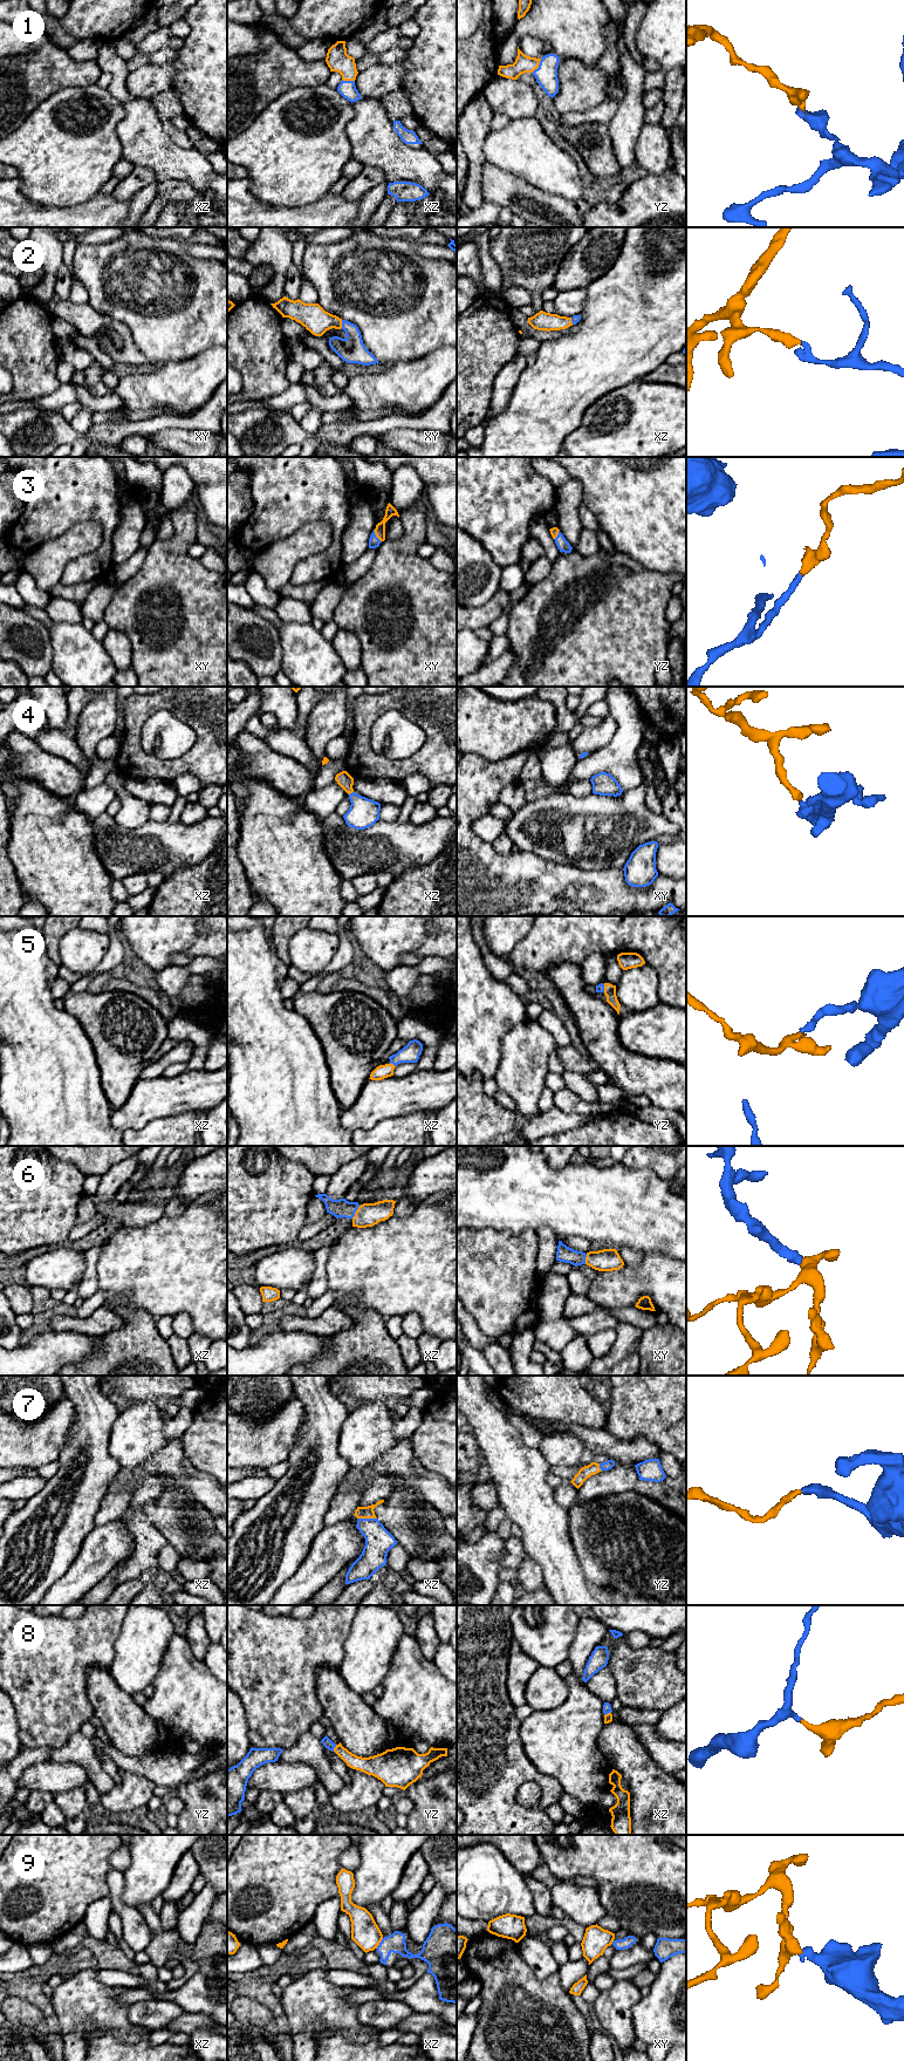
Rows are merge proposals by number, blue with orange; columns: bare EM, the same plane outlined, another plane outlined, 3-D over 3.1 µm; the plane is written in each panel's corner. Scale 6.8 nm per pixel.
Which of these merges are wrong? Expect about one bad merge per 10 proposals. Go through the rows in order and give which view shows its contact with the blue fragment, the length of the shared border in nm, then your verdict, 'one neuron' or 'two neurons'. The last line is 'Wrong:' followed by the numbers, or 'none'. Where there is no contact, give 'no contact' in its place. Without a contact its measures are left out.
1: meets blue in yz; contact 120 nm long; one neuron
2: meets blue in xy; contact 60 nm long; one neuron
3: meets blue in xy; contact 100 nm long; one neuron
4: meets blue in xz; contact 40 nm long; one neuron
5: meets blue in xz; contact 50 nm long; one neuron
6: meets blue in xz; contact 110 nm long; one neuron
7: meets blue in xz; contact 120 nm long; one neuron
8: meets blue in yz; contact 50 nm long; one neuron
9: meets blue in xz; contact 90 nm long; two neurons
Wrong: 9

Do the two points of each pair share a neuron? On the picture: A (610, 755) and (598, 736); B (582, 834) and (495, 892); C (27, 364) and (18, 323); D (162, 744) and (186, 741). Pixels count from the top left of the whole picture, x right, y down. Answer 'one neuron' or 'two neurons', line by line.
A: two neurons
B: two neurons
C: one neuron
D: one neuron

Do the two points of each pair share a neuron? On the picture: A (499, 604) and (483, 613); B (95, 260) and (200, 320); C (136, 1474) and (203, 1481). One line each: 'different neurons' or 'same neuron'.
A: same neuron
B: same neuron
C: same neuron

